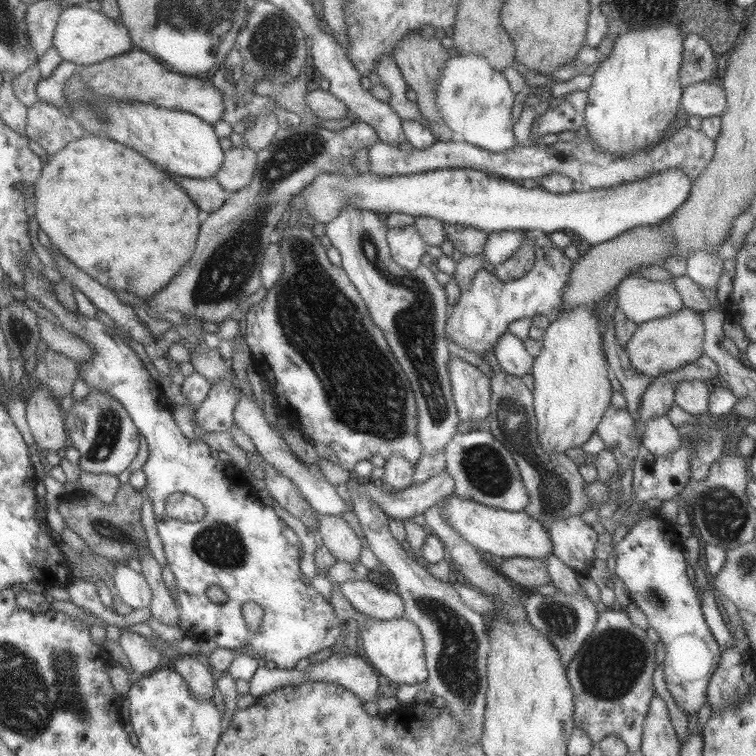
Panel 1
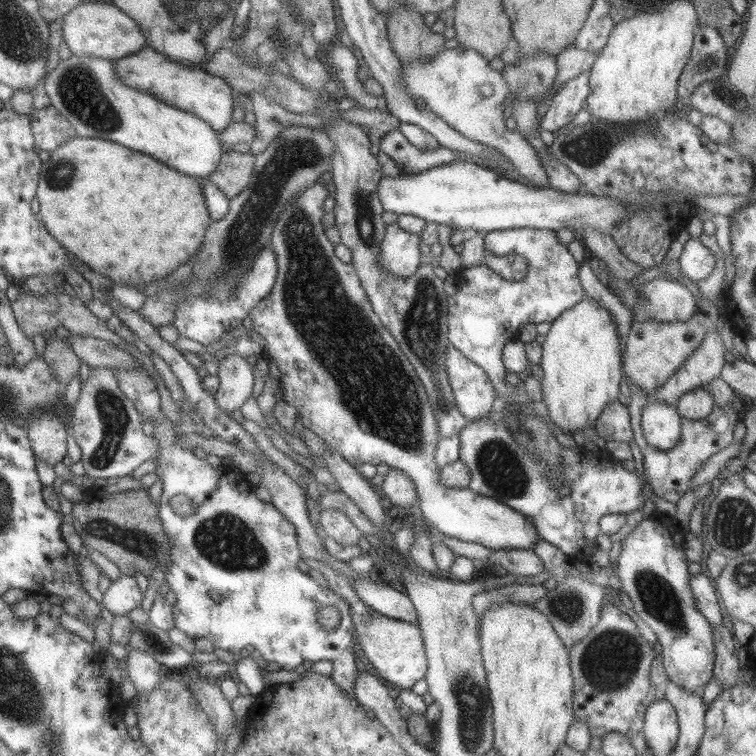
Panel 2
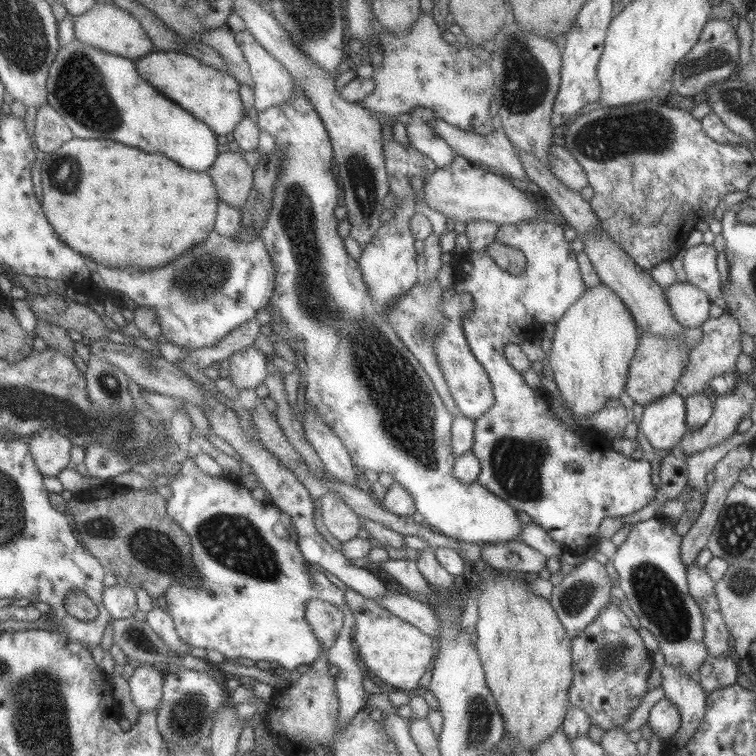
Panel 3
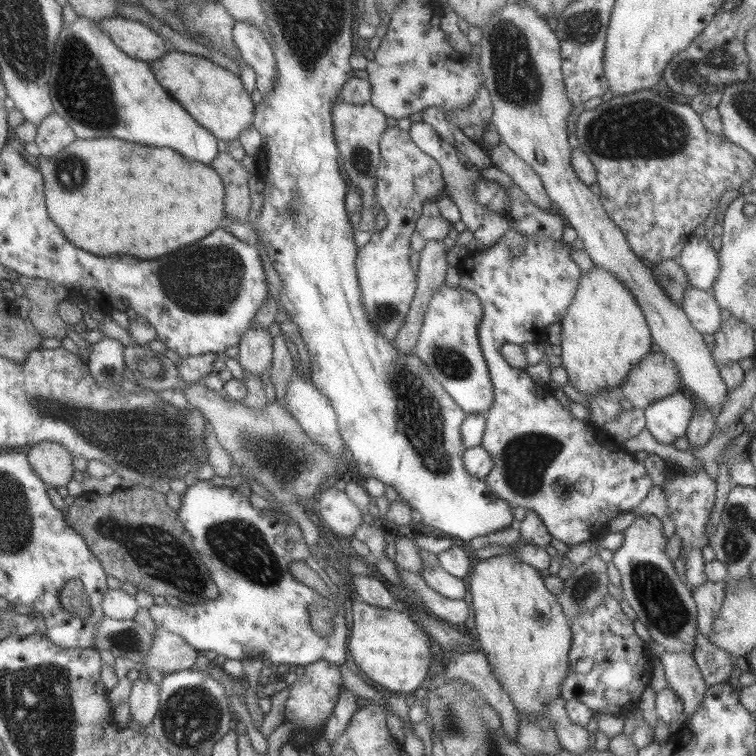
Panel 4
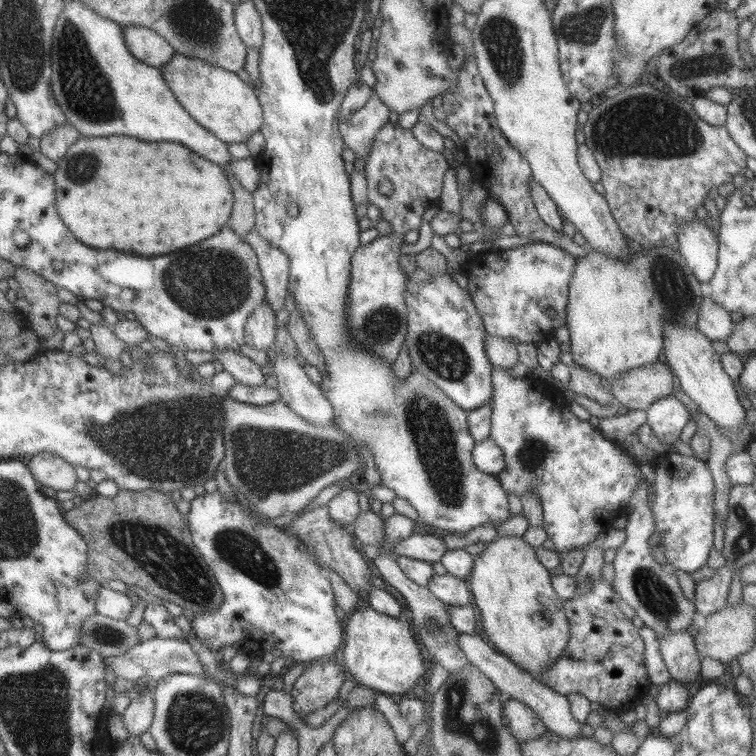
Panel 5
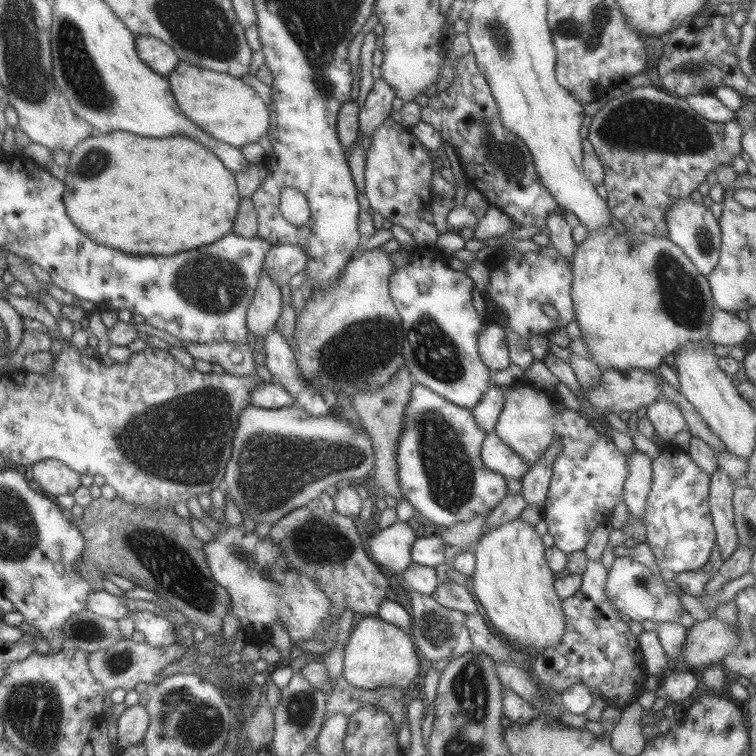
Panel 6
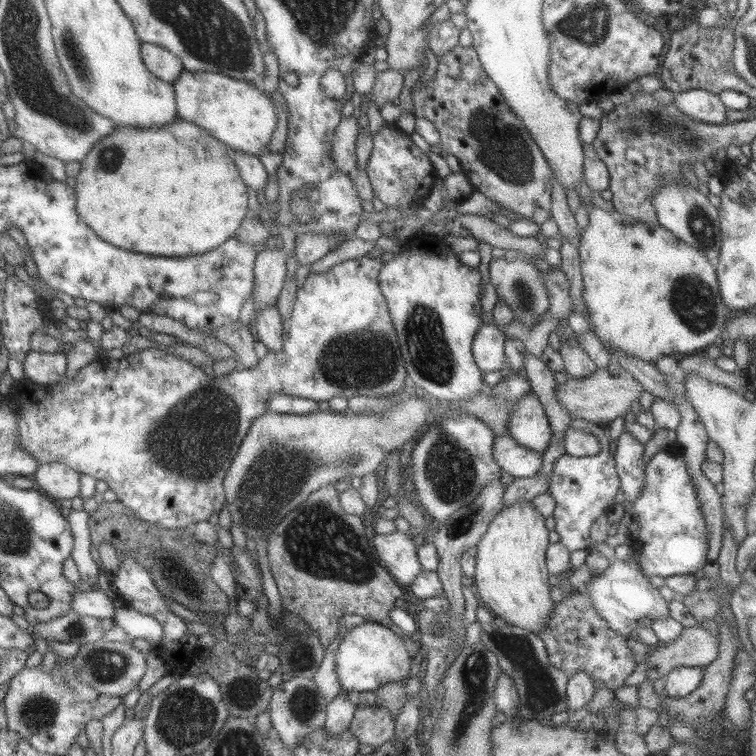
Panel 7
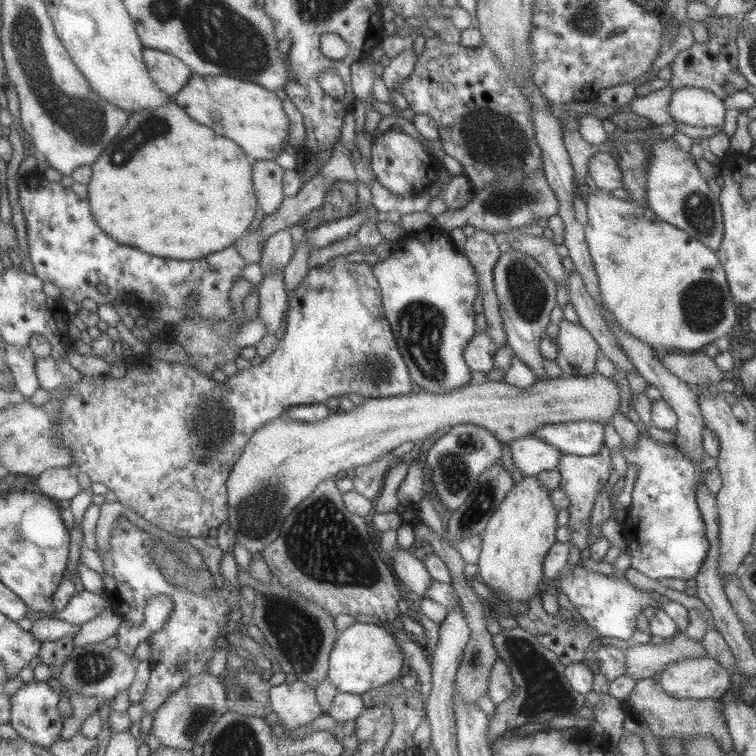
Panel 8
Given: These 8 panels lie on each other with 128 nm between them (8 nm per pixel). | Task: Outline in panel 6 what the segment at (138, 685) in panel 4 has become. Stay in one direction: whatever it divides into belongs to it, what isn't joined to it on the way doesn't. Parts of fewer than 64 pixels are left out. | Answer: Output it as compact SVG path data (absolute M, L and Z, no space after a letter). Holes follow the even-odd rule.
M144 701L128 707L116 722L116 739L120 752L125 752L129 744L140 744L148 725L148 715L144 707Z

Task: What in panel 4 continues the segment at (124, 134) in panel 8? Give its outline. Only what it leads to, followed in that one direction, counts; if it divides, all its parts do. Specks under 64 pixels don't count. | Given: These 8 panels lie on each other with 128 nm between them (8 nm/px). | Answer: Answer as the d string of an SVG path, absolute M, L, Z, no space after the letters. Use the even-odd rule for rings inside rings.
M113 137L76 138L63 150L48 157L39 155L37 159L48 217L67 241L93 256L129 254L141 260L159 258L173 248L201 240L220 226L225 214L220 176L209 165L185 160L171 148L145 146Z

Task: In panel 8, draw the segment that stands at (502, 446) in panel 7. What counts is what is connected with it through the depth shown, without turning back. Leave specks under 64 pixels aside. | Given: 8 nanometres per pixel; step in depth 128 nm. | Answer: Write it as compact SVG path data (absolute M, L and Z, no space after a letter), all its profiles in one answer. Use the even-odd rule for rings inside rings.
M530 435L513 439L509 447L513 466L522 476L536 476L543 470L553 470L562 455L560 450Z

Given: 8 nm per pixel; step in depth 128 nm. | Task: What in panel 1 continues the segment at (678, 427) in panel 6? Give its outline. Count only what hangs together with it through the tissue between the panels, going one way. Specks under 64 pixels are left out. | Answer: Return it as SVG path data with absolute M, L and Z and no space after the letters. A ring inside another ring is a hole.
M665 415L648 420L640 433L640 444L655 456L669 456L681 445L680 432Z

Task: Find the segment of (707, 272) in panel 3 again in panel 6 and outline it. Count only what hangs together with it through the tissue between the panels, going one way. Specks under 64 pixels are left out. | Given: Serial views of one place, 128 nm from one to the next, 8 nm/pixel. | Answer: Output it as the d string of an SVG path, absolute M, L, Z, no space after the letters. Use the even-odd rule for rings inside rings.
M678 198L669 207L665 218L667 239L683 251L685 259L691 261L697 273L701 273L703 277L709 275L718 264L720 254L721 228L718 220L701 203L695 203L690 198Z

